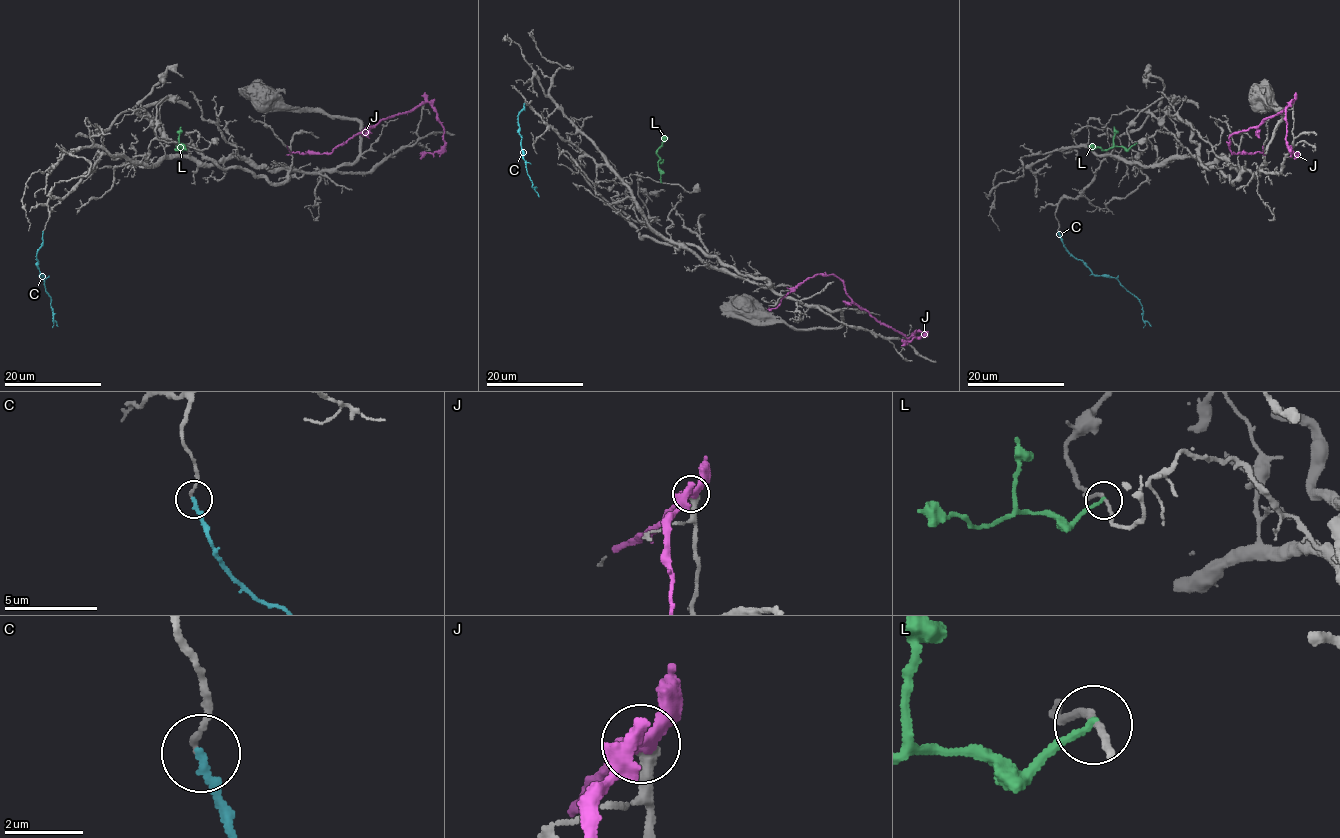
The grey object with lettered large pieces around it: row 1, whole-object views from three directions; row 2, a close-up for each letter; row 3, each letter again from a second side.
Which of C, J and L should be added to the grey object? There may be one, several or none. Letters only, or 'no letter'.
no letter

